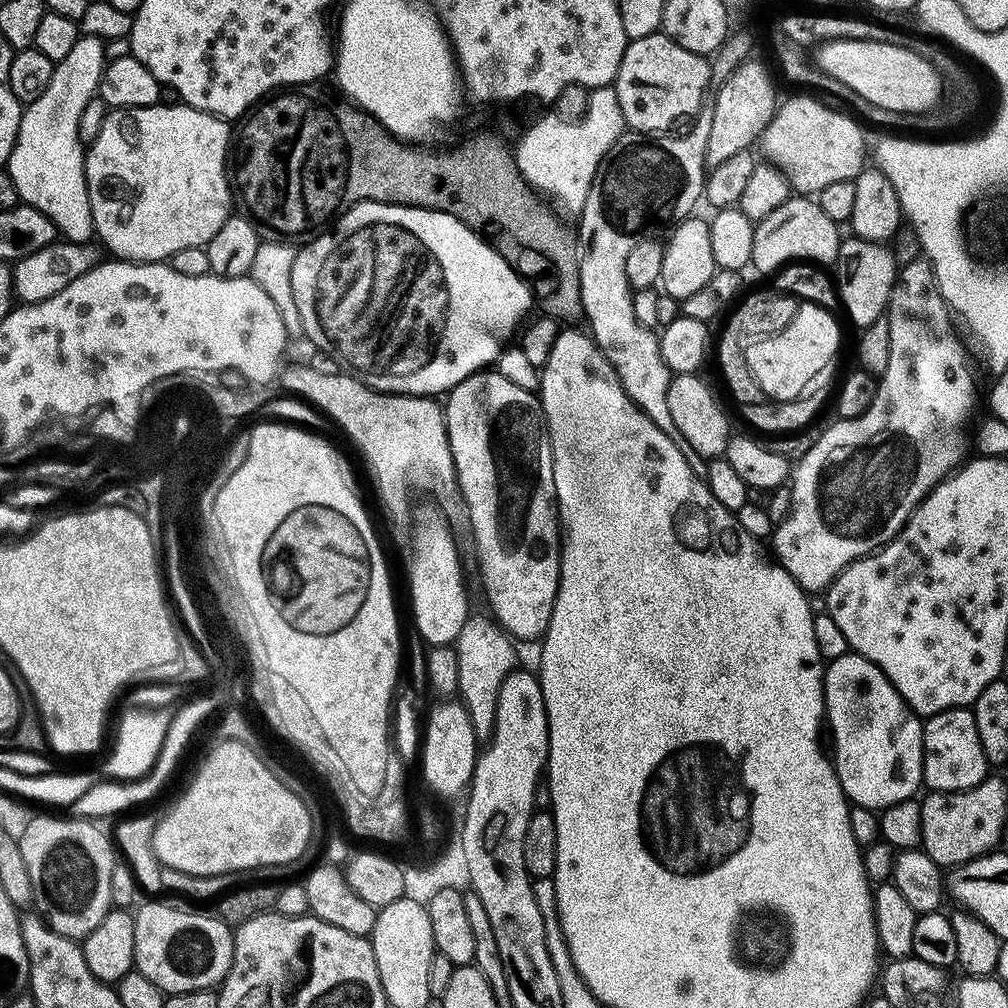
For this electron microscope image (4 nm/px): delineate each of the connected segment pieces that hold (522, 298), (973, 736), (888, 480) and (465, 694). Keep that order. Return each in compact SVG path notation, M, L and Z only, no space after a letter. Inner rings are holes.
M362 200L359 204L353 204L347 212L343 213L327 230L321 231L315 237L313 244L308 244L303 249L297 251L294 258L293 273L290 274L290 282L293 283L294 302L297 303L298 312L301 315L301 324L304 327L304 336L313 344L313 349L327 352L328 355L335 358L337 365L341 369L347 370L351 375L357 376L360 372L360 302L356 306L354 316L350 316L348 310L348 328L342 332L340 342L334 342L332 346L328 344L326 336L320 332L320 326L314 318L314 310L312 310L312 294L314 294L314 278L318 268L322 268L322 264L326 264L328 268L336 268L342 272L350 272L350 252L352 248L364 258L368 256L368 276L372 276L372 224L376 224L376 228L380 228L380 252L388 252L388 256L421 256L423 252L428 254L428 262L440 260L440 270L436 268L436 274L442 272L444 278L444 286L446 290L450 288L450 298L448 304L452 304L452 312L450 312L450 322L448 328L444 328L448 332L448 338L444 338L442 346L440 346L440 354L436 358L432 358L432 364L414 374L414 376L406 376L404 372L396 372L394 378L386 378L386 372L382 376L363 376L360 381L368 388L377 392L387 392L389 394L399 394L402 396L426 396L429 398L439 397L441 394L447 394L452 391L454 386L458 386L467 376L473 376L476 372L487 369L489 366L495 365L496 360L504 351L508 340L512 336L512 331L516 327L521 327L520 319L528 312L528 307L533 307L534 292L530 287L529 281L523 276L519 276L514 269L499 256L496 249L488 243L487 239L479 232L473 232L467 228L461 220L454 218L445 212L428 212L425 208L407 208L406 206L398 206L397 204L379 204L373 200ZM408 228L414 230L420 236L422 242L422 250L420 244L416 244L416 240L412 240L412 236L408 236ZM328 232L334 236L334 244L330 248L330 240L328 240Z
M971 707L951 708L927 717L924 725L924 784L934 792L961 792L978 786L990 772L982 742L978 738L978 722L974 722Z
M917 258L899 269L886 315L890 326L890 362L886 362L884 375L879 377L874 402L870 402L861 416L854 417L856 424L833 419L833 424L805 450L797 464L795 461L790 472L792 505L788 512L792 515L792 524L788 520L781 524L779 521L778 528L805 540L808 549L801 560L785 559L783 566L808 594L823 593L836 579L842 567L840 552L844 552L843 563L849 565L872 555L897 536L936 484L960 466L960 456L965 454L966 446L968 450L967 439L966 442L963 439L963 423L976 404L976 376L963 342L952 329L953 313L940 297L932 265L927 260ZM924 435L928 436L928 441L920 440Z
M469 615L466 626L462 626L462 634L454 645L458 658L458 696L464 709L470 714L470 722L477 737L480 738L491 737L492 727L496 721L500 687L517 667L515 648L517 645L509 639L499 624L485 616Z

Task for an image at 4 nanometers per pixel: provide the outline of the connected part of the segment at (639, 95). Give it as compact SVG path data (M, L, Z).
M657 30L646 37L629 39L618 66L614 87L625 125L633 132L664 134L679 120L695 117L705 107L704 95L713 83L712 65L703 55L683 49Z

